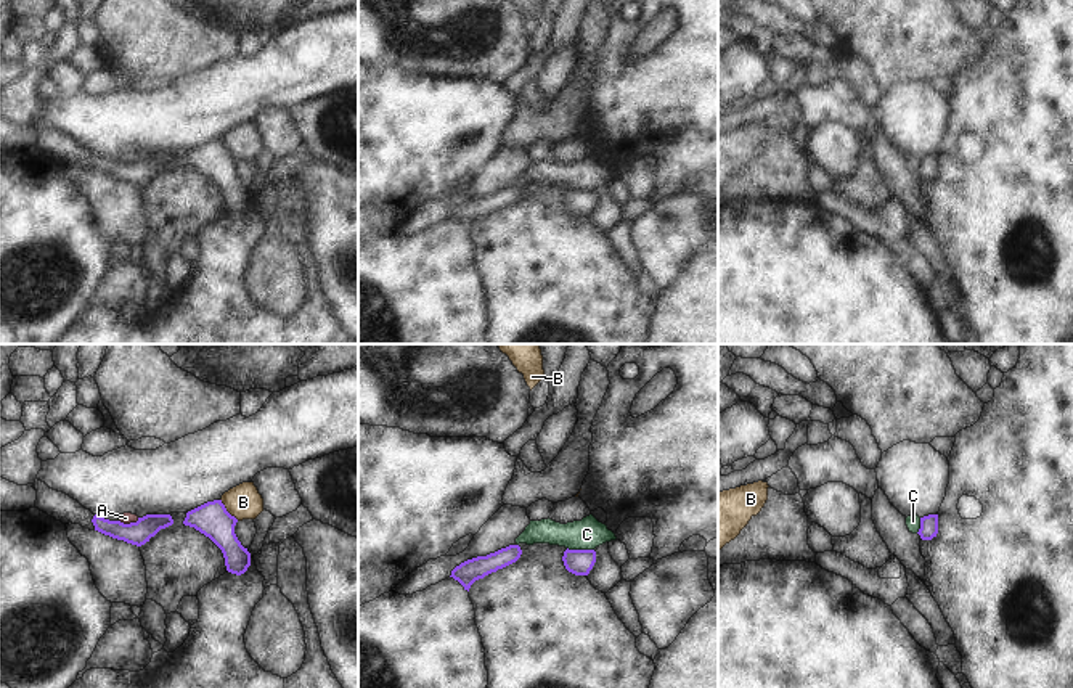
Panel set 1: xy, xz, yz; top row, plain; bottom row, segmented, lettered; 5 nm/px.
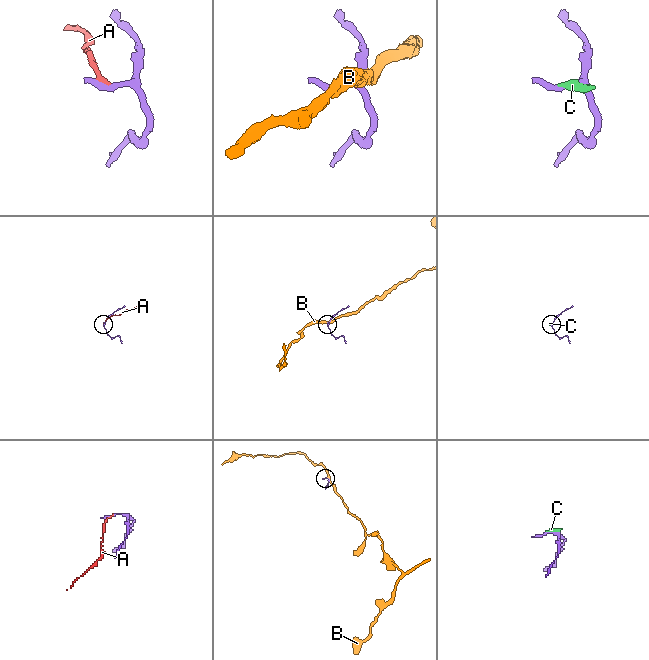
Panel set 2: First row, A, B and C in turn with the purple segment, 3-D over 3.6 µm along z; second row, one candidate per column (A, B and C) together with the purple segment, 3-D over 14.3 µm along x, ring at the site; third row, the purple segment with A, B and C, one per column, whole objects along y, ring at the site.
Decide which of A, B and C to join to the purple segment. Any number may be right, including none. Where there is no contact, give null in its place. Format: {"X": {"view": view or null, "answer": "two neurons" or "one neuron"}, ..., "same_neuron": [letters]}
{"A": {"view": "xy", "answer": "two neurons"}, "B": {"view": "xy", "answer": "two neurons"}, "C": {"view": "xz", "answer": "two neurons"}, "same_neuron": []}

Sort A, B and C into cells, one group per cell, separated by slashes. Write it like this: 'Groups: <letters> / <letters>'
Groups: A C / B

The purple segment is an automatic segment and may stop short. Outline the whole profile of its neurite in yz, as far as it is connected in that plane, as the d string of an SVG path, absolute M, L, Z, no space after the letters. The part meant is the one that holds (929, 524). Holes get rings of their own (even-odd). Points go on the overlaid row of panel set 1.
M938 514L920 518L920 529L917 532L922 540L932 540L938 534Z

